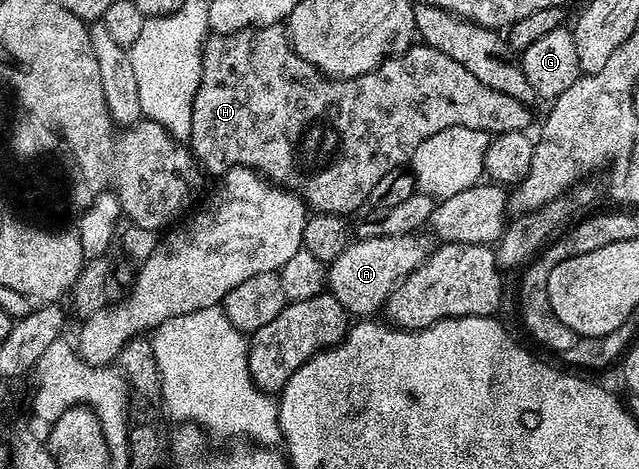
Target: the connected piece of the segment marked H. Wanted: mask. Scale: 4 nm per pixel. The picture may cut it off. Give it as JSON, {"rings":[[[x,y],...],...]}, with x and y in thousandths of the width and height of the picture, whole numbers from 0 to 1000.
{"rings":[[[443,53],[396,55],[393,64],[366,68],[365,72],[333,70],[321,81],[316,162],[310,196],[300,207],[300,262],[293,301],[297,305],[300,335],[327,373],[347,375],[355,362],[365,362],[369,354],[388,354],[402,371],[418,380],[419,386],[430,388],[446,405],[465,414],[484,450],[498,456],[551,461],[551,454],[563,437],[568,441],[574,433],[579,409],[585,409],[585,392],[592,392],[592,384],[598,384],[598,375],[604,375],[604,367],[610,367],[610,358],[634,352],[643,339],[649,318],[654,316],[654,307],[671,296],[679,284],[689,281],[695,273],[710,273],[714,267],[721,267],[723,273],[757,277],[768,290],[806,277],[825,279],[826,267],[833,260],[833,243],[826,232],[829,232],[828,220],[804,211],[803,205],[795,205],[790,196],[762,186],[746,164],[739,162],[721,134],[698,119],[696,111],[689,111],[685,102],[665,94],[646,94],[626,115],[603,126],[588,147],[557,166],[523,166],[499,154],[462,109],[451,66]]]}

